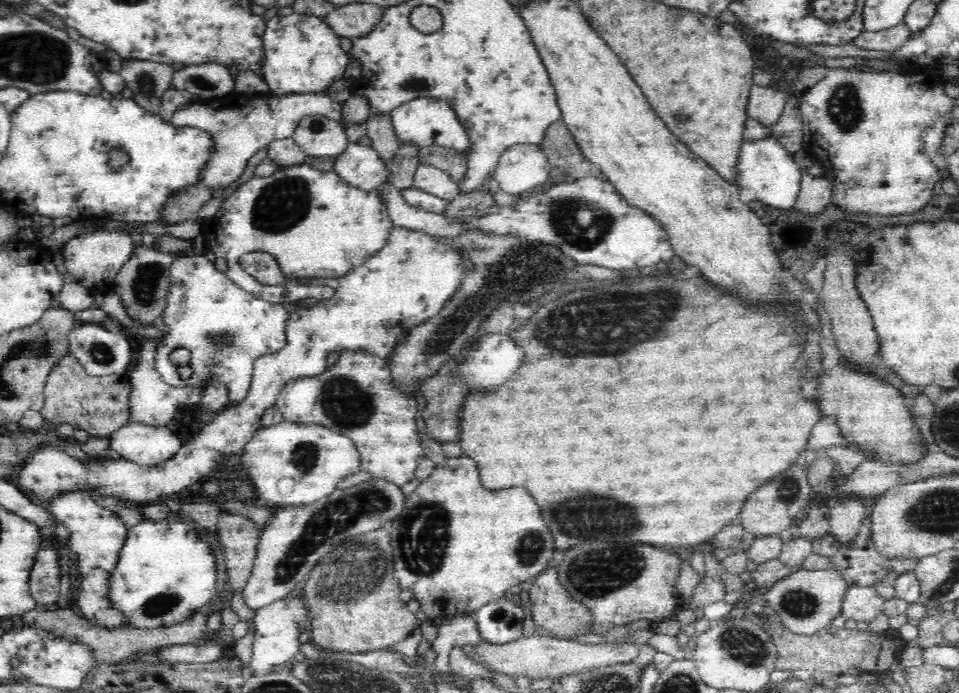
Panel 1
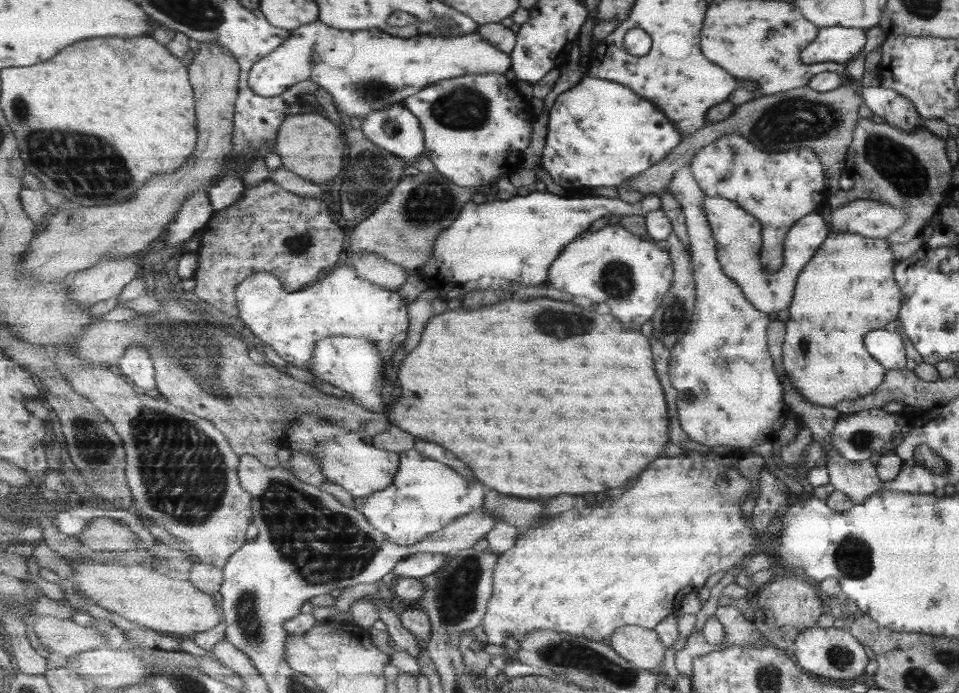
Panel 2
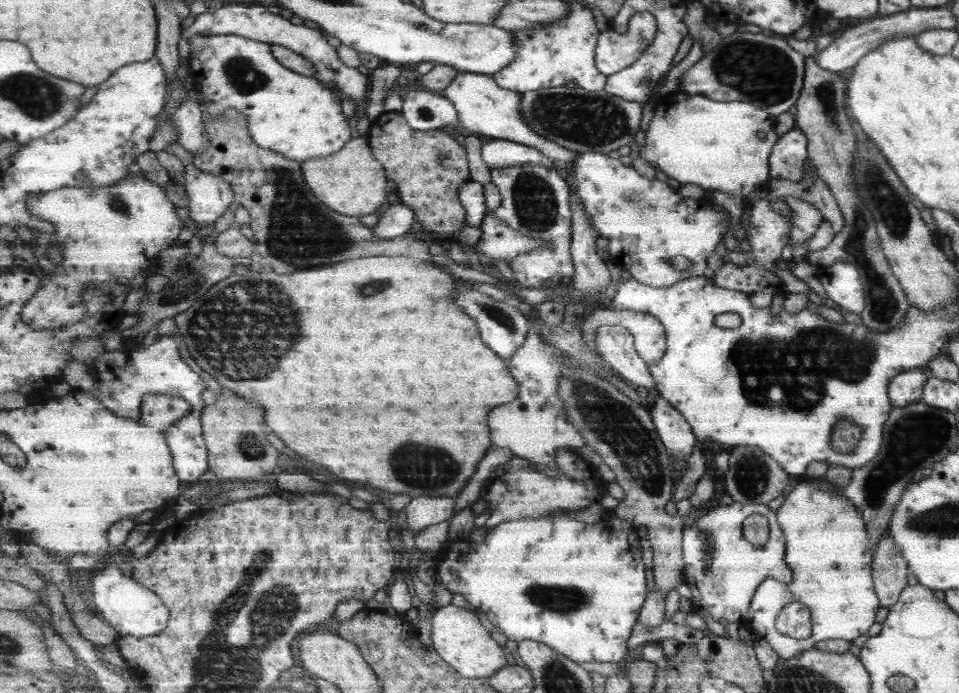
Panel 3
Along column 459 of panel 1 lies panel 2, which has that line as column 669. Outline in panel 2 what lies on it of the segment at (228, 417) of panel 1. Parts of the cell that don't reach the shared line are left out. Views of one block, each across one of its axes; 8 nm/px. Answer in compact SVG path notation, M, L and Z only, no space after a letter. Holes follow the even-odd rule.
M619 224L605 225L597 232L581 234L563 249L551 266L548 284L573 296L587 296L597 304L607 304L613 316L619 316L629 330L641 330L661 307L665 294L672 289L674 262L671 253L640 240Z

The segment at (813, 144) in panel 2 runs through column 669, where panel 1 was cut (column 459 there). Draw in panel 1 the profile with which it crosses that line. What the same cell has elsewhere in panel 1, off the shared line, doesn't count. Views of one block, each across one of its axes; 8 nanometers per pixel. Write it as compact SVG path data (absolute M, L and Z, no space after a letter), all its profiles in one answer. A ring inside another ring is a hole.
M427 146L418 150L418 160L434 166L450 175L450 179L459 186L468 170L467 156L452 149Z

